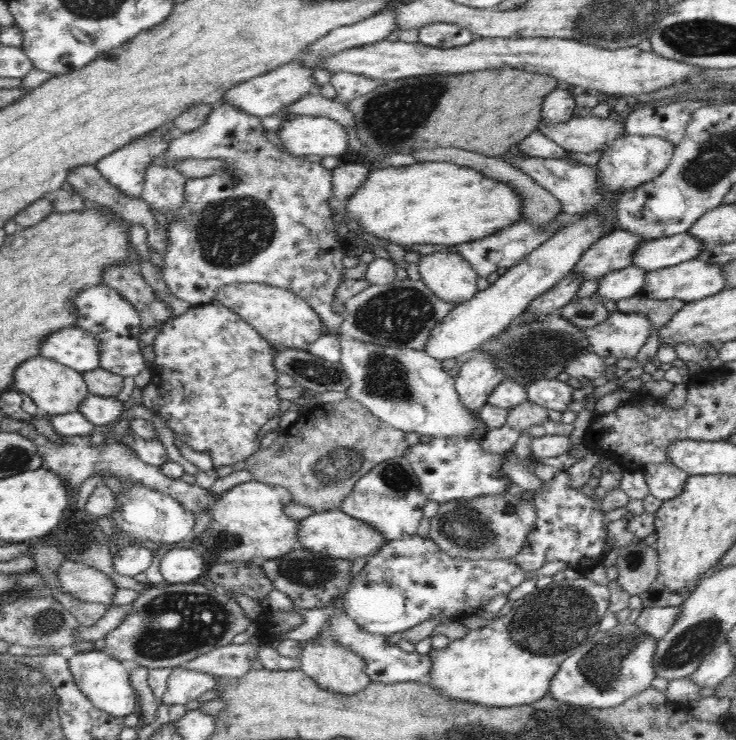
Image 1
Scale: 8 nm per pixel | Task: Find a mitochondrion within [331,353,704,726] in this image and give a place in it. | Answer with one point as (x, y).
(544, 624)

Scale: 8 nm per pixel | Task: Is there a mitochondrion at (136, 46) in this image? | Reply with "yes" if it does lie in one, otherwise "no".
no

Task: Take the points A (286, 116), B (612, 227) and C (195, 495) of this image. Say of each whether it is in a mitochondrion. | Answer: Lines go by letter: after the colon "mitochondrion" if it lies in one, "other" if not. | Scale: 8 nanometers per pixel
A: other
B: other
C: other

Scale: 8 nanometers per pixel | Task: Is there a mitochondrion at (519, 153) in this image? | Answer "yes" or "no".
no

